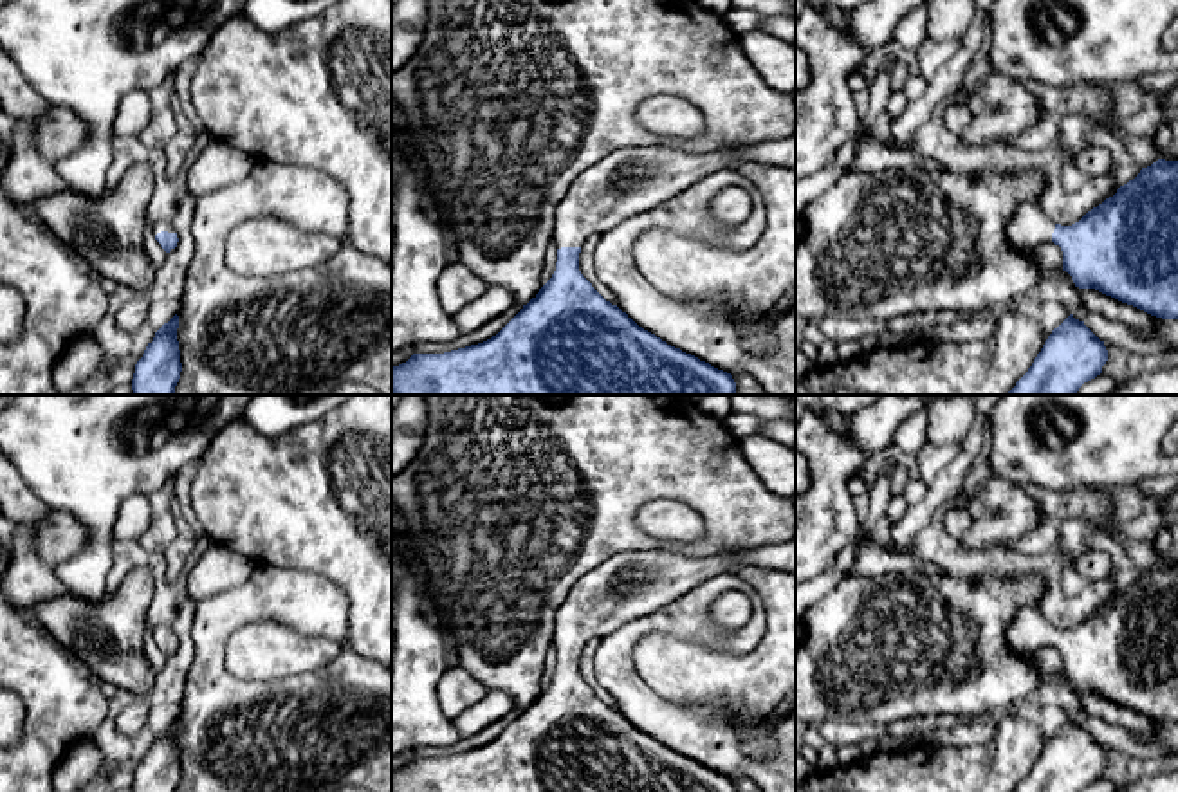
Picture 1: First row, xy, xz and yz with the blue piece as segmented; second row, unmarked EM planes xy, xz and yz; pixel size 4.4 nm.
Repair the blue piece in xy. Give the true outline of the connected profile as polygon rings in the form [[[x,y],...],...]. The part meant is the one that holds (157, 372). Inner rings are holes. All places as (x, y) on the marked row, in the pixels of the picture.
[[[179,316],[164,323],[143,357],[135,364],[132,379],[133,395],[175,395],[182,363],[177,341]]]

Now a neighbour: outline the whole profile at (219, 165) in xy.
[[[211,139],[197,161],[188,168],[186,182],[195,198],[245,179],[254,161],[216,139]]]

